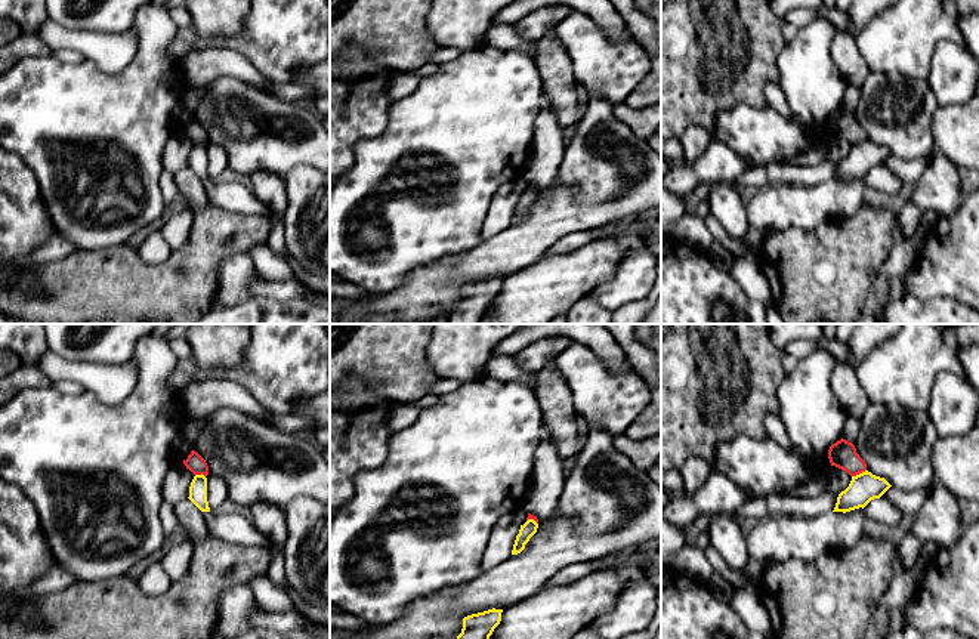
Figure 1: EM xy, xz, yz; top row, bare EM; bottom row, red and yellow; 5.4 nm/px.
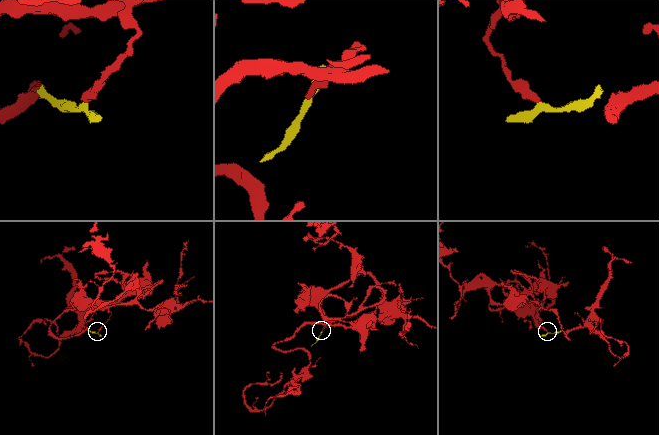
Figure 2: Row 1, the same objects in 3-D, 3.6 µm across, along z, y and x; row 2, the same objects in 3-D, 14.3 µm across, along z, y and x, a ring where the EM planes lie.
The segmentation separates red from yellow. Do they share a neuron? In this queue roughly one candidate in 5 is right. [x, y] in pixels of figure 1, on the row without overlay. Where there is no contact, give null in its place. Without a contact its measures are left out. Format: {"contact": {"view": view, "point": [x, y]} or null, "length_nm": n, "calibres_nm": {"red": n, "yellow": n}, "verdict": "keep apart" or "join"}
{"contact": {"view": "yz", "point": [858, 142]}, "length_nm": 90, "calibres_nm": {"red": 150, "yellow": 160}, "verdict": "keep apart"}

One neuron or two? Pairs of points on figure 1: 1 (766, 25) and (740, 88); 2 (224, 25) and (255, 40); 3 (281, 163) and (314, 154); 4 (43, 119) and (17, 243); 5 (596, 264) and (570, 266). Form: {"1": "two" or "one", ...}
{"1": "one", "2": "two", "3": "one", "4": "two", "5": "one"}

